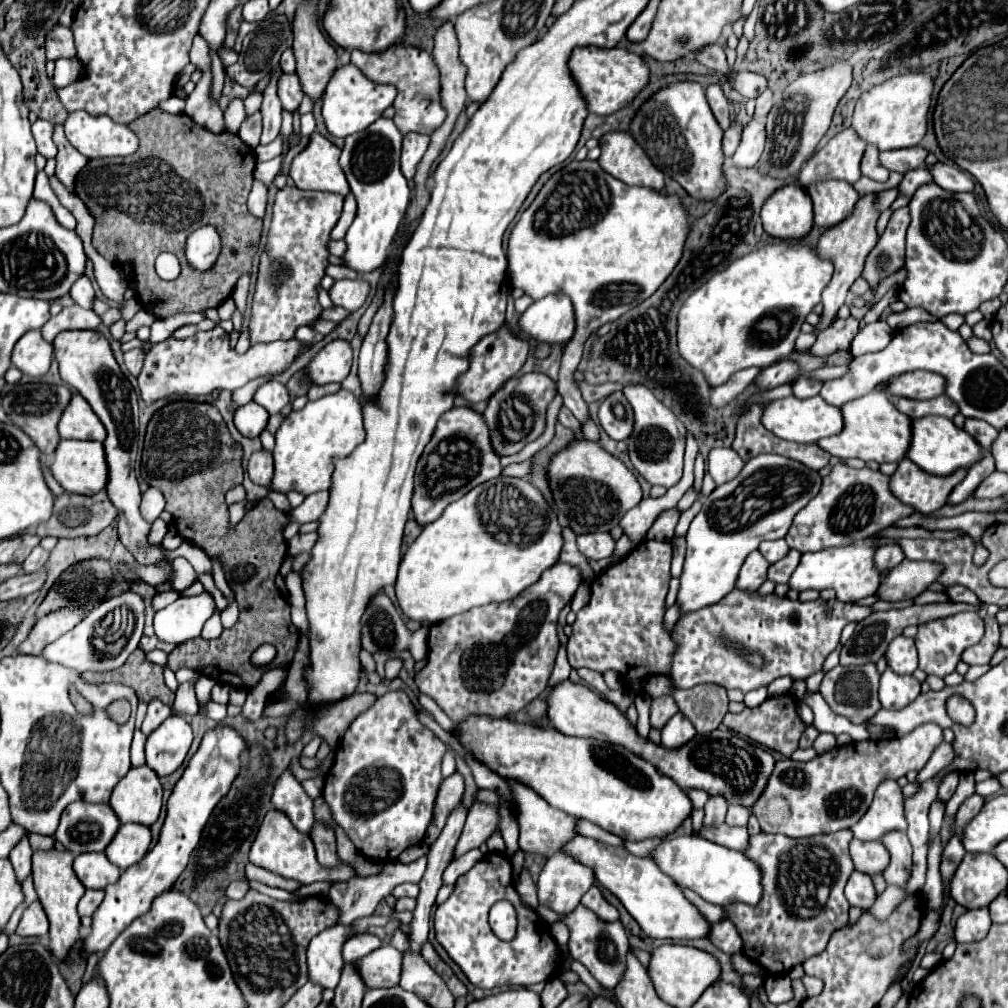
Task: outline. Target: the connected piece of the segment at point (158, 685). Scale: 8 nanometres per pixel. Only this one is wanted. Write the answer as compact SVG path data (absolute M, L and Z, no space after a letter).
M134 652L126 664L118 670L112 672L104 672L104 674L92 674L86 672L82 674L82 680L86 682L94 682L94 684L102 684L102 682L120 682L130 686L140 702L150 702L154 698L158 698L160 702L164 702L166 706L172 706L172 692L166 688L166 684L162 682L162 672L164 668L158 664L146 664L144 654L142 652Z

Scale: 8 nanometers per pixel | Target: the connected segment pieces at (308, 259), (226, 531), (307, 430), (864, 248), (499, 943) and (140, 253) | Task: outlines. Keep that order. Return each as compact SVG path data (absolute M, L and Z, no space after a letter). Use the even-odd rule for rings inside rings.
M286 186L278 192L272 212L266 250L260 256L260 272L250 320L250 342L274 342L294 338L298 326L314 322L322 306L316 298L316 286L328 266L326 244L330 230L342 214L344 198L318 190L298 190Z
M174 400L168 402L164 408L160 408L148 422L146 428L146 442L142 450L142 468L140 474L146 478L148 486L158 488L164 498L166 498L166 510L172 512L174 526L178 534L196 546L200 546L206 552L226 552L226 578L232 582L232 590L236 594L236 600L240 604L240 618L234 628L224 630L220 638L216 640L206 640L202 636L178 644L170 654L168 654L168 668L178 670L178 668L192 668L204 676L214 678L220 684L232 684L232 688L242 688L242 690L254 690L264 674L264 670L254 670L250 666L250 654L264 642L274 644L278 654L272 660L270 668L282 668L286 670L292 664L292 658L298 650L298 640L300 632L296 636L296 626L290 622L290 606L288 602L280 596L274 578L280 570L280 564L286 556L286 540L282 536L282 526L286 524L286 514L276 510L270 500L262 500L260 504L250 510L236 528L228 526L228 508L224 502L224 494L240 484L242 478L242 448L236 444L226 428L226 422L218 408L214 404L200 404L192 400Z
M348 390L308 402L304 410L290 412L276 432L276 448L272 452L276 470L270 490L282 494L300 492L304 496L328 490L334 462L352 454L354 448L362 444L362 438L366 436L364 432L360 400Z
M866 194L866 196L862 196L858 200L852 216L848 216L838 226L832 226L832 228L824 230L824 234L820 236L818 246L816 246L816 254L820 258L830 260L834 264L834 276L832 276L830 284L824 288L824 292L822 292L824 310L820 314L820 322L816 324L816 334L820 334L822 330L826 330L834 322L840 306L846 302L846 294L848 294L850 286L854 284L856 278L860 278L860 274L864 270L866 256L870 254L870 250L878 242L878 234L876 234L876 220L878 220L878 216L880 214L874 210L874 194Z
M486 854L456 880L450 898L436 908L434 930L436 940L444 946L448 956L460 966L470 984L478 988L530 986L556 978L560 972L562 956L558 944L550 936L546 922L542 922L532 908L522 904L512 882L512 864L504 854ZM498 900L512 902L518 912L518 932L510 942L500 940L488 926L488 910Z
M152 110L150 114L136 118L130 122L130 130L134 130L140 140L140 146L134 154L124 158L92 158L80 170L74 184L76 196L94 216L92 246L110 262L130 262L134 266L130 284L140 304L154 316L158 316L158 310L160 314L164 312L164 316L170 316L176 312L200 312L202 306L220 306L232 296L238 278L252 274L252 260L258 254L258 244L262 238L262 220L254 218L246 210L246 198L252 188L252 172L256 166L254 150L236 134L214 134L186 114L172 116L162 110ZM206 224L216 226L220 232L222 254L214 264L214 270L198 272L192 270L184 258L184 242L192 230ZM162 252L172 252L180 258L182 272L176 280L166 282L156 274L154 260Z

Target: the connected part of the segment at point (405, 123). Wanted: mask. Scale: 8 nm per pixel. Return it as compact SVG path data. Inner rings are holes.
M398 42L382 54L366 54L362 50L352 50L352 64L360 68L370 80L392 84L398 88L400 104L394 104L394 110L396 110L394 124L402 134L408 134L408 132L432 134L444 122L446 112L440 106L438 68L434 66L432 56L428 52L408 46L404 42Z

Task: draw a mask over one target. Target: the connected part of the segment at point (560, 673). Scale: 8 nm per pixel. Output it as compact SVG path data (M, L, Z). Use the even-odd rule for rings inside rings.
M560 648L558 656L556 656L556 666L554 666L554 672L552 672L550 680L548 680L548 686L552 688L552 686L556 686L560 680L564 682L564 678L568 678L568 676L570 676L570 672L572 672L572 666L568 664L567 652L564 648Z

